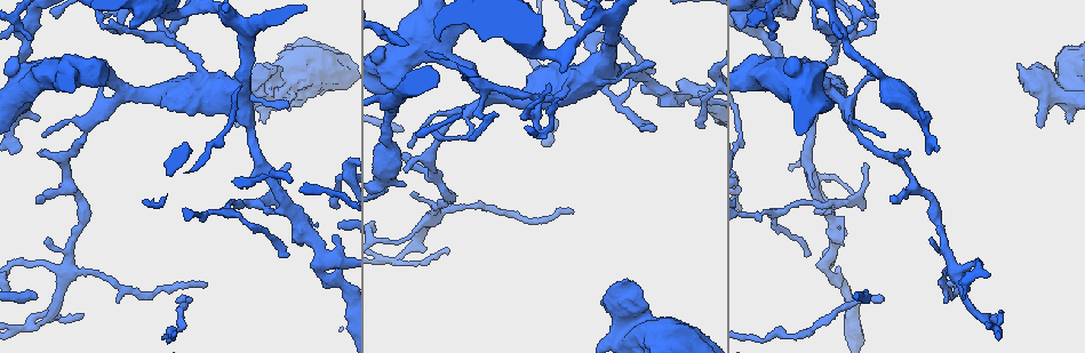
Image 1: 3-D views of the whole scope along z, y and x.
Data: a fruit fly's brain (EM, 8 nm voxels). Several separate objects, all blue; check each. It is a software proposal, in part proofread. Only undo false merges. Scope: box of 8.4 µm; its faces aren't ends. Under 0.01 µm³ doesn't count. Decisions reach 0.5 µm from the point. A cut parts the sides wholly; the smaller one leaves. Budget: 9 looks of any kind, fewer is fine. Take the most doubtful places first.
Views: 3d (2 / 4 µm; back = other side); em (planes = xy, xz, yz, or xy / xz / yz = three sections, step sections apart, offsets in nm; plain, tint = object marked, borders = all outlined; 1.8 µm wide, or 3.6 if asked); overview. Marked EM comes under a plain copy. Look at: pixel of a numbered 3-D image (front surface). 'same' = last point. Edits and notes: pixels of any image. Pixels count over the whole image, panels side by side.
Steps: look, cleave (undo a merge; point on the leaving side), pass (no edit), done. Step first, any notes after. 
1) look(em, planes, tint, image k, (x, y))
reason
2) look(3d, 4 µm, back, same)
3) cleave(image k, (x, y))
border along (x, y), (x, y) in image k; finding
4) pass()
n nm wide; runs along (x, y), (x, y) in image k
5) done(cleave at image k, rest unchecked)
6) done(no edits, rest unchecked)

look(3d, 2 µm, image 1, (70, 262))
sharp bend

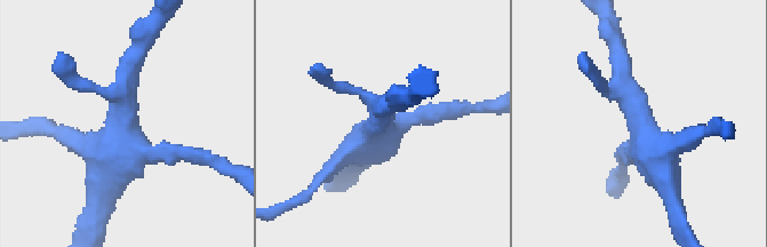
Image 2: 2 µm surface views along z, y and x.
look(em, 3.6 µm, planes, tint, image 2, (641, 127))
need the tissue

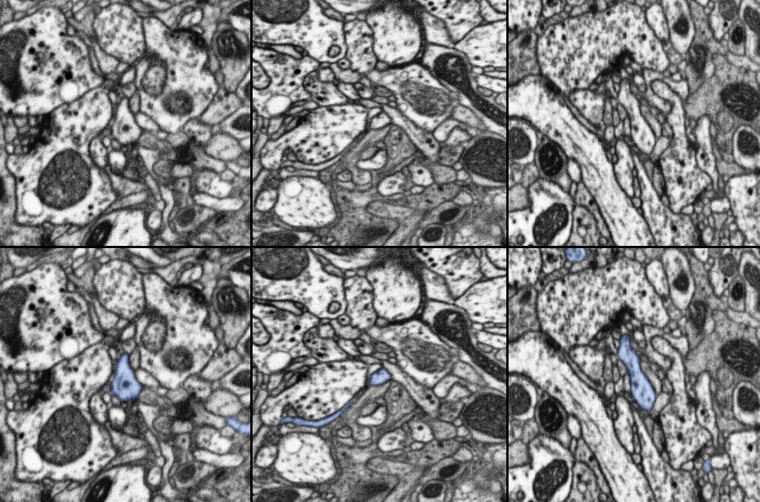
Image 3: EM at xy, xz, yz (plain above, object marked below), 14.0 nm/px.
pass()
200 nm wide; runs along (625, 344), (646, 406) in image 3; all the same cell

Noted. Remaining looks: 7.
look(3d, 4 µm, image 1, (595, 19))
sharp bend

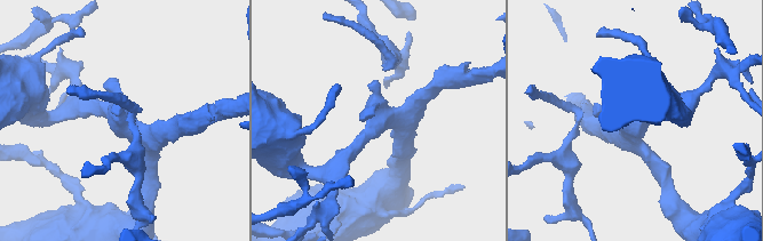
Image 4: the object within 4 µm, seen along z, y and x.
look(em, planes, tint, image 4, (377, 121))
now the EM

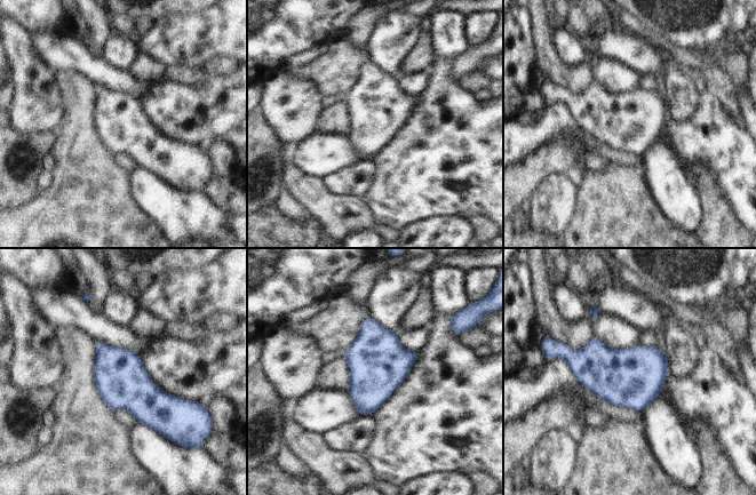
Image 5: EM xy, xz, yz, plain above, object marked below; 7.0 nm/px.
pass()
all the same cell

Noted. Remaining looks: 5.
look(em, planes, tint, image 1, (32, 324))
three-way junction

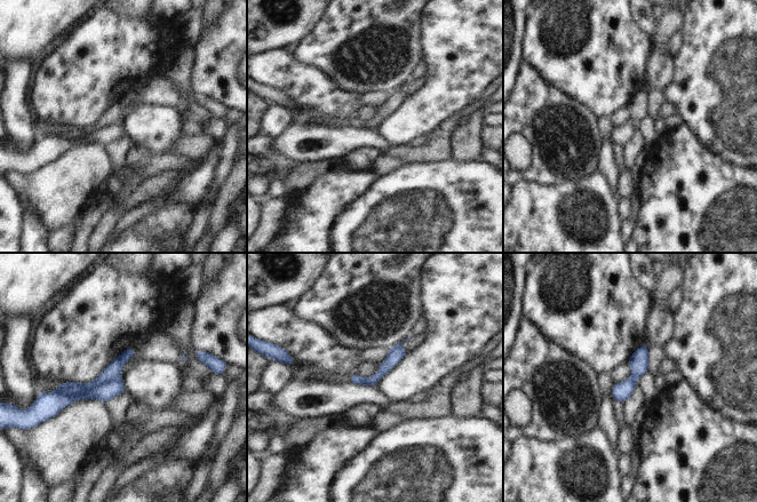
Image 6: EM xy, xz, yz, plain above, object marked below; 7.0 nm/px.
cleave(image 6, (112, 372))
border along (120, 376), (74, 397), (54, 392) in image 6; a second cell is stuck on

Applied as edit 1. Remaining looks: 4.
look(overview)
see it whole again

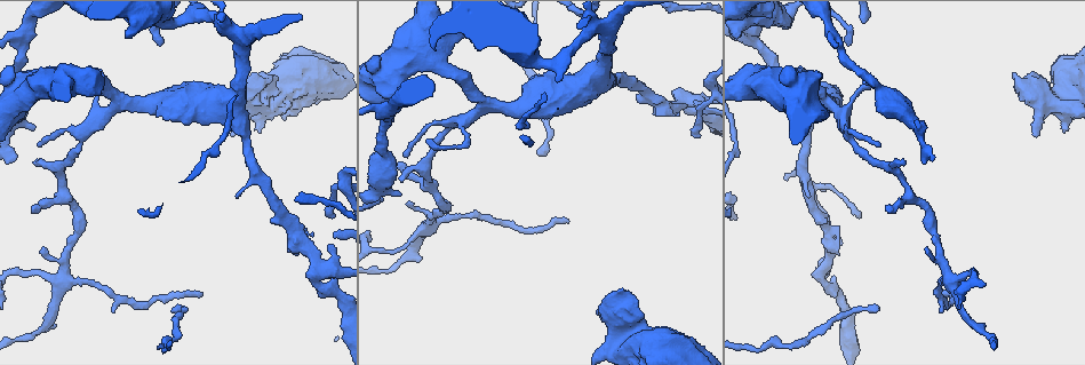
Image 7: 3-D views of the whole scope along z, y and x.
look(3d, 2 µm, image 7, (317, 267))
three arms meet

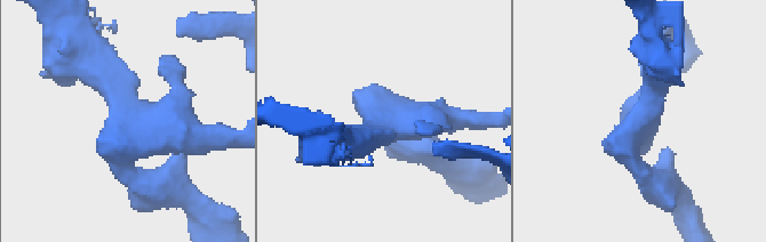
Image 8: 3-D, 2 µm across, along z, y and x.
look(em, 3.6 µm, planes, tint, image 8, (133, 121))
now the EM

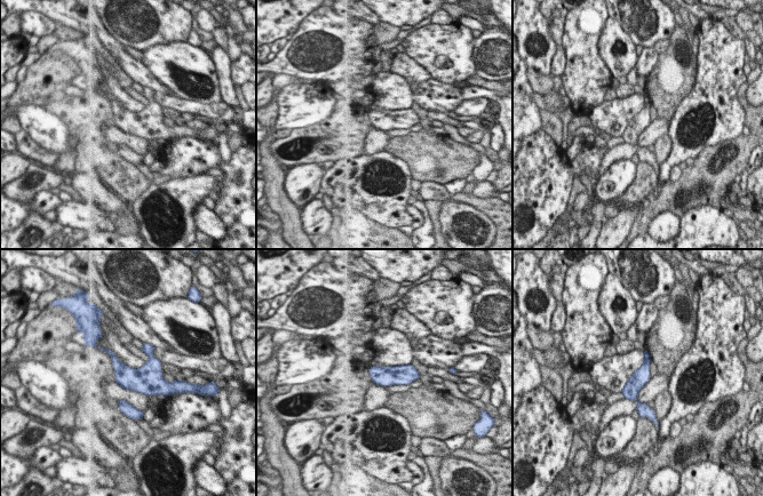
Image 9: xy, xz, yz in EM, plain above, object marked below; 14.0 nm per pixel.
pass()
continuous, no second cell

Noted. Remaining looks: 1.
done(cleave at image 6, rest unchecked)

